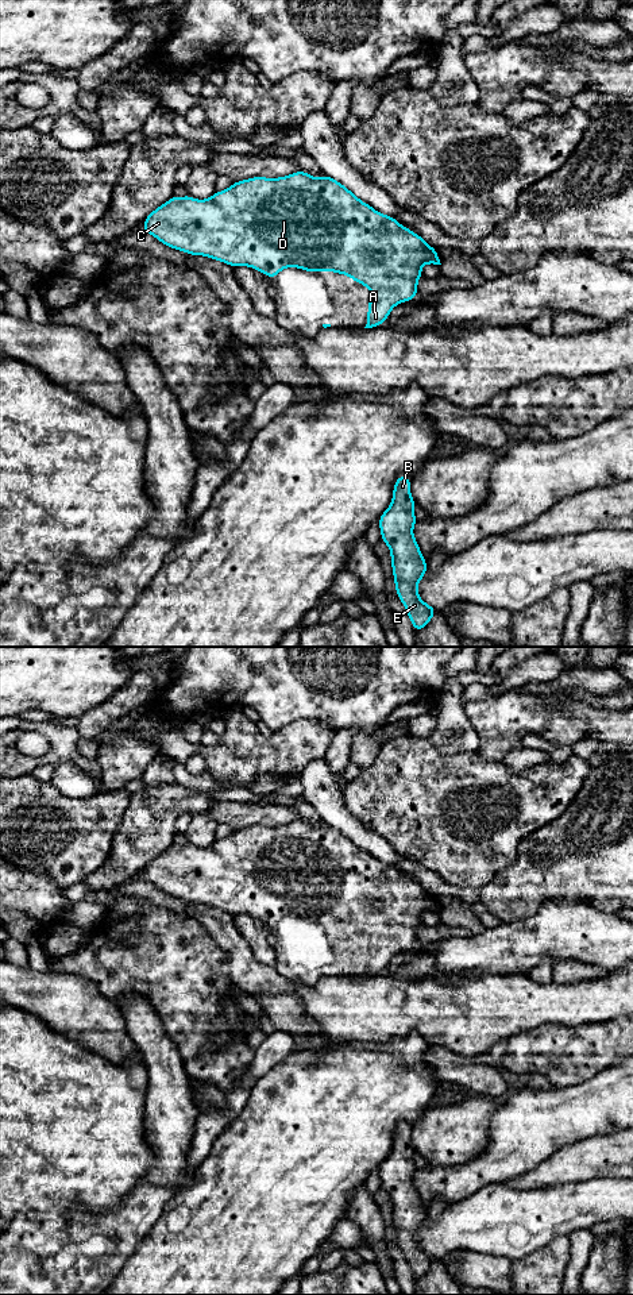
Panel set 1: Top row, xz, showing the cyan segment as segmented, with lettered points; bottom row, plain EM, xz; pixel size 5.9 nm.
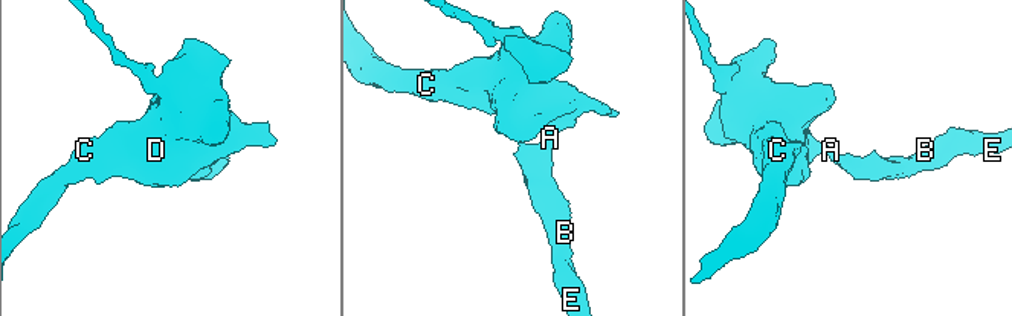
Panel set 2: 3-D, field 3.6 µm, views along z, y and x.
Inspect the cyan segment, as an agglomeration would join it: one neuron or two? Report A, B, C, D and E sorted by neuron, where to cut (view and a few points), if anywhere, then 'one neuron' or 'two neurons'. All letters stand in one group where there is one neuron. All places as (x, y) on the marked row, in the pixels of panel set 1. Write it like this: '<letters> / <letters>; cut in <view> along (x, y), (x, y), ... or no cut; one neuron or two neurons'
A B C D E; no cut; one neuron

